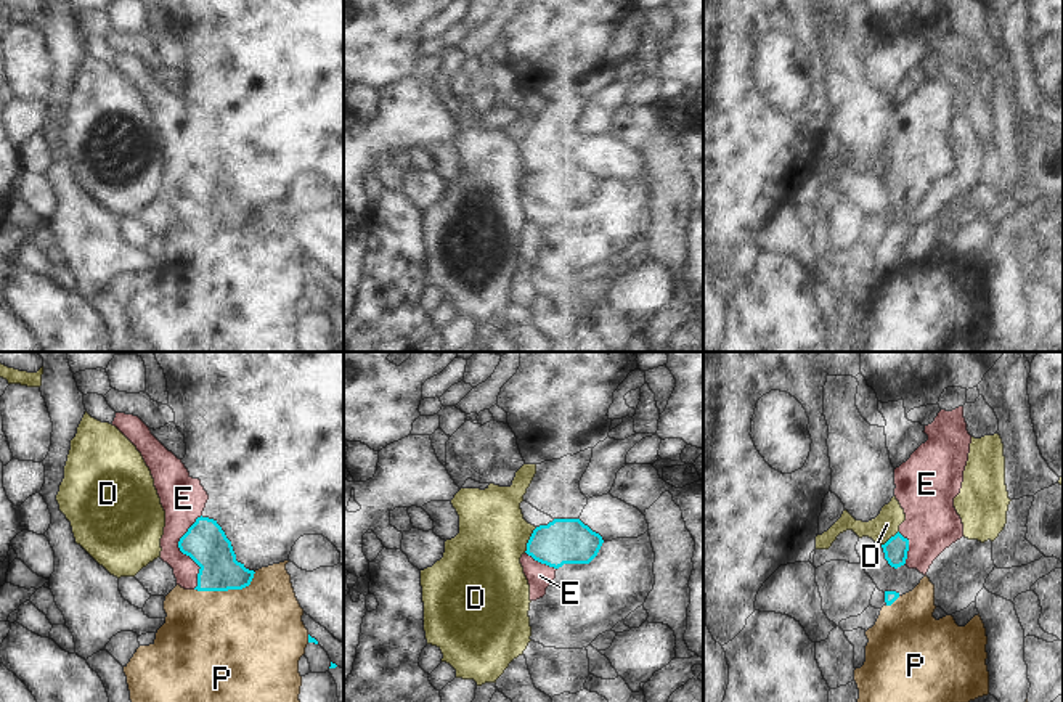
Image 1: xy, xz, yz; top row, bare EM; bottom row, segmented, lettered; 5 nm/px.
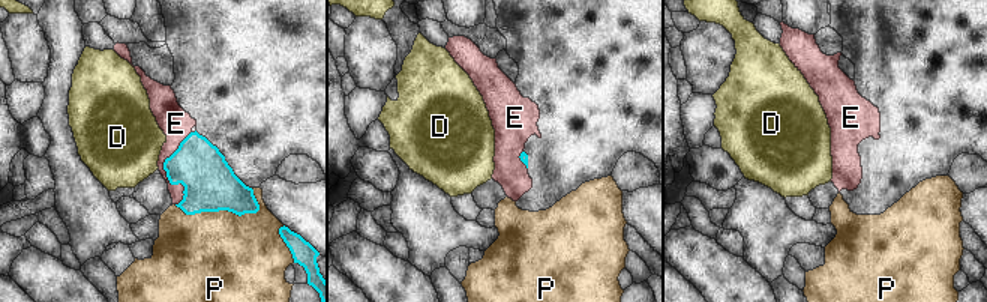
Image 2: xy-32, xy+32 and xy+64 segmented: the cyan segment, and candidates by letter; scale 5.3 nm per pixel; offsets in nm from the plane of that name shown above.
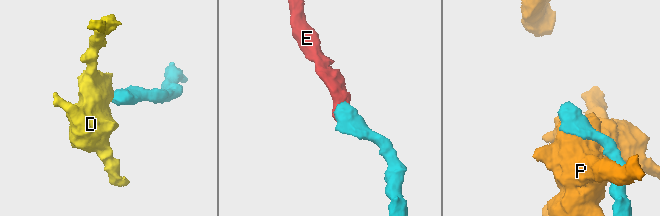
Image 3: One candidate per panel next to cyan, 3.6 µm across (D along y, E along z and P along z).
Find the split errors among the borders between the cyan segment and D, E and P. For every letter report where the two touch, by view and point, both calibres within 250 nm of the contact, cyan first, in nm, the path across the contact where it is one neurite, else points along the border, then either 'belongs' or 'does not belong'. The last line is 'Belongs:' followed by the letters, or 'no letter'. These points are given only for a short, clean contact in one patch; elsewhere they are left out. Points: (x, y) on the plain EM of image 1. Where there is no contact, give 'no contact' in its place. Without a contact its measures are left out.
D: contact xz (529, 180); calibres 220 and 360 nm; border xz (537, 167), (524, 191); does not belong
E: contact xy (183, 193); calibres 220 and 200 nm; way xy (206, 183), (190, 187), (183, 193), (183, 143); belongs
P: contact xy (227, 230); calibres 200 and 500 nm; does not belong
Belongs: E

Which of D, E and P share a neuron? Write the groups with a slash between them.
D / E / P

